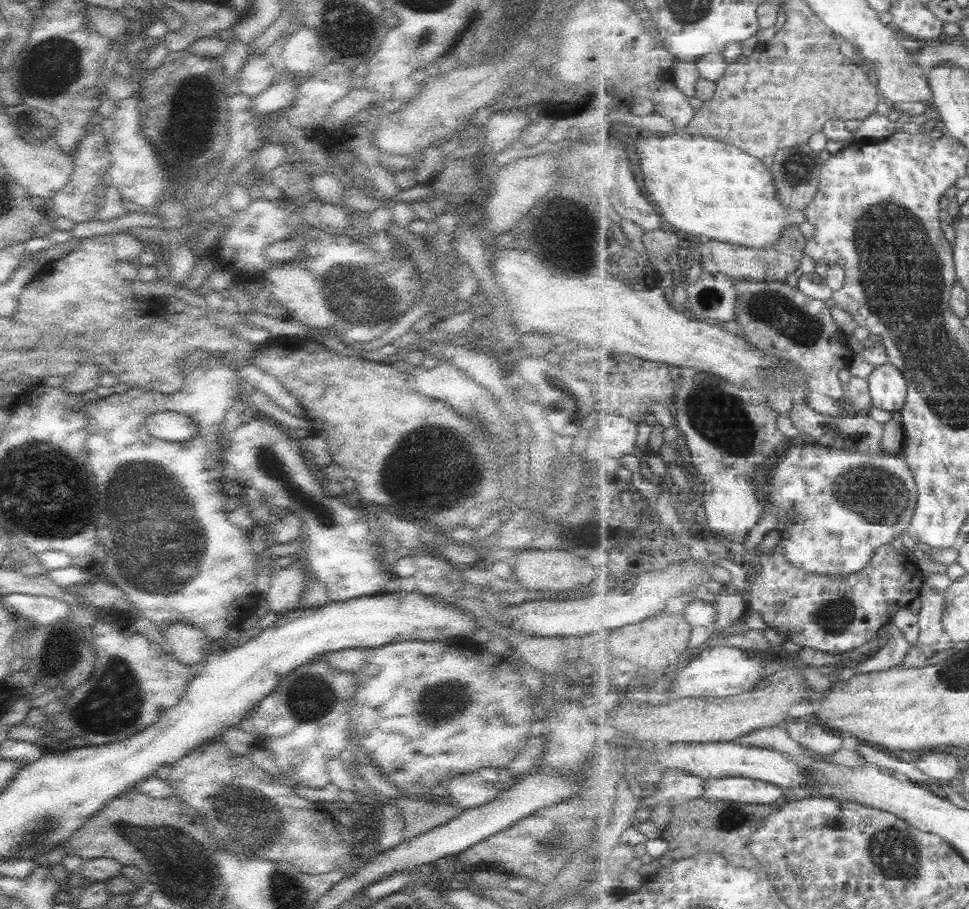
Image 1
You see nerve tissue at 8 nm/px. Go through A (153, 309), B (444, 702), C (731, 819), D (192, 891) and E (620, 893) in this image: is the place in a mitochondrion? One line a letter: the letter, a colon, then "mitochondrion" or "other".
A: other
B: mitochondrion
C: mitochondrion
D: mitochondrion
E: other

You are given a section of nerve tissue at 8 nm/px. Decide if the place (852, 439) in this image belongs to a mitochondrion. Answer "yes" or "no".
yes

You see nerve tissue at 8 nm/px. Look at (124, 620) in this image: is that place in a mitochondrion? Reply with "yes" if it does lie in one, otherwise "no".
no

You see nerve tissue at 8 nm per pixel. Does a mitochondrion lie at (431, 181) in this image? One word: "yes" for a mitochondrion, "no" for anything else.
no

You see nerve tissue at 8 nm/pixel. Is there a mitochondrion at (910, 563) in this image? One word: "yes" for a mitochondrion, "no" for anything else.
no

